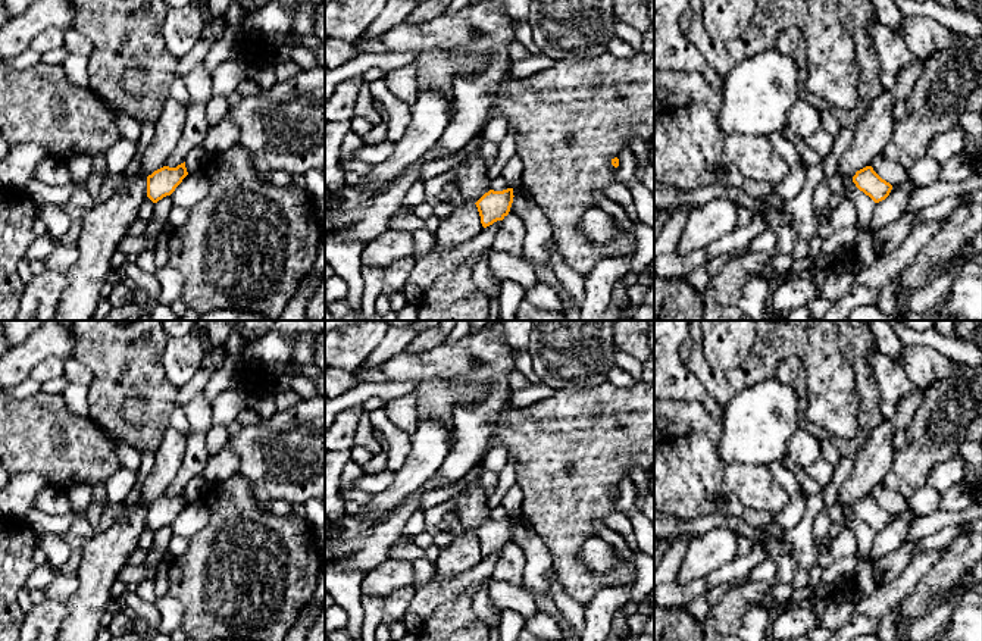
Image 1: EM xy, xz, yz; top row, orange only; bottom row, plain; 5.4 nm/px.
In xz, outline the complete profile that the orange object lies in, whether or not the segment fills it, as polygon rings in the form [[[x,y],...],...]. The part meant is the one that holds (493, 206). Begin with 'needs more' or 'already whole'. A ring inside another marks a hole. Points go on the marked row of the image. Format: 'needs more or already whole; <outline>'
already whole; [[[513,188],[503,191],[490,190],[475,204],[478,207],[481,223],[484,228],[492,225],[497,221],[503,221],[513,203]]]

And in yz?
already whole; [[[866,166],[856,172],[853,176],[853,182],[856,187],[863,191],[866,196],[869,196],[875,203],[879,203],[885,200],[892,185],[882,179],[872,166]]]

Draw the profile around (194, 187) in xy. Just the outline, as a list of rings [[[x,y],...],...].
[[[203,171],[188,173],[171,194],[175,206],[194,207],[209,193],[209,178]]]

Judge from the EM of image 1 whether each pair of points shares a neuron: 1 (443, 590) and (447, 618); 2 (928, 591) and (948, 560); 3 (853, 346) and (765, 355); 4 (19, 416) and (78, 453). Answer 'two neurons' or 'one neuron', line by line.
1: two neurons
2: one neuron
3: two neurons
4: one neuron

